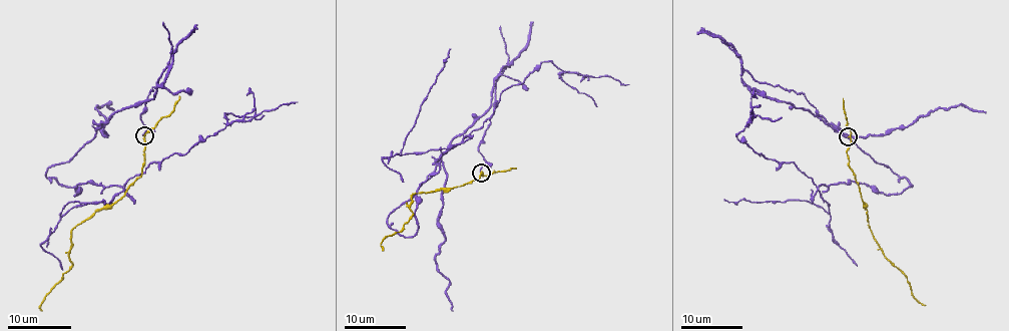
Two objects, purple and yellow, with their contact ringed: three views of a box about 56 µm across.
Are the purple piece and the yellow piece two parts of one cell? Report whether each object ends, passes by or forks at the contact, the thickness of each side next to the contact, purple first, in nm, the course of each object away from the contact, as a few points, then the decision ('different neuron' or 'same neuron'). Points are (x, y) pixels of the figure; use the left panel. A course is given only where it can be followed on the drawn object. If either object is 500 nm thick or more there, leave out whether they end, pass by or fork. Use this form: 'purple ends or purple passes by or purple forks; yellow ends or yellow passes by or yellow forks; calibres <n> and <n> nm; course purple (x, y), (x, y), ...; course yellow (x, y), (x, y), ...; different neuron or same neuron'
purple ends; yellow passes by; calibres 150 and 160 nm; course purple (142, 135), (166, 66), (152, 98), (46, 177), (75, 195), (122, 187), (297, 101); course yellow (144, 135), (141, 176), (118, 200), (96, 209), (74, 229), (69, 253), (72, 265), (40, 304), (42, 310); different neuron

